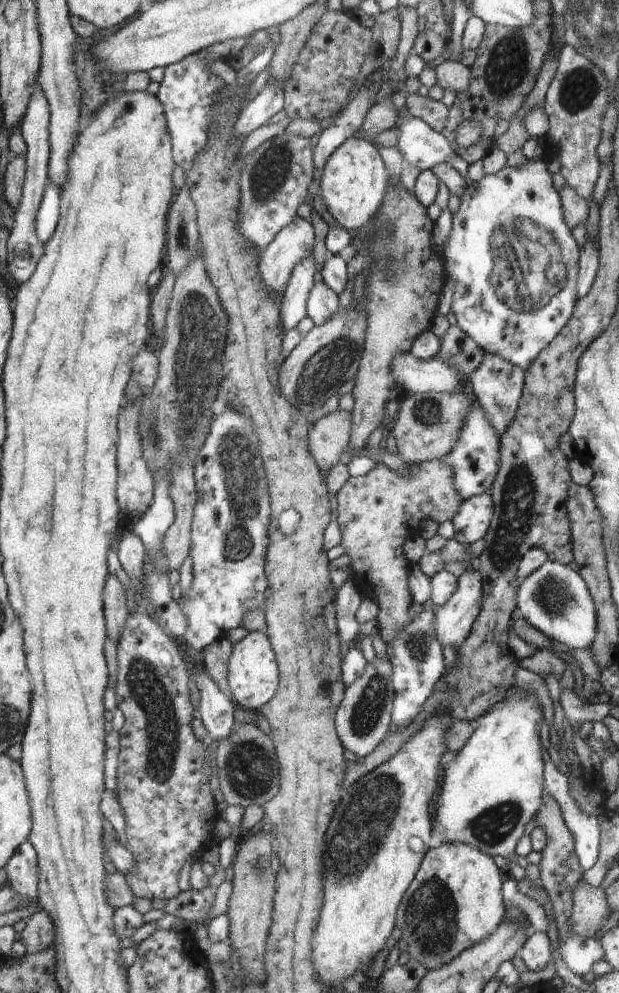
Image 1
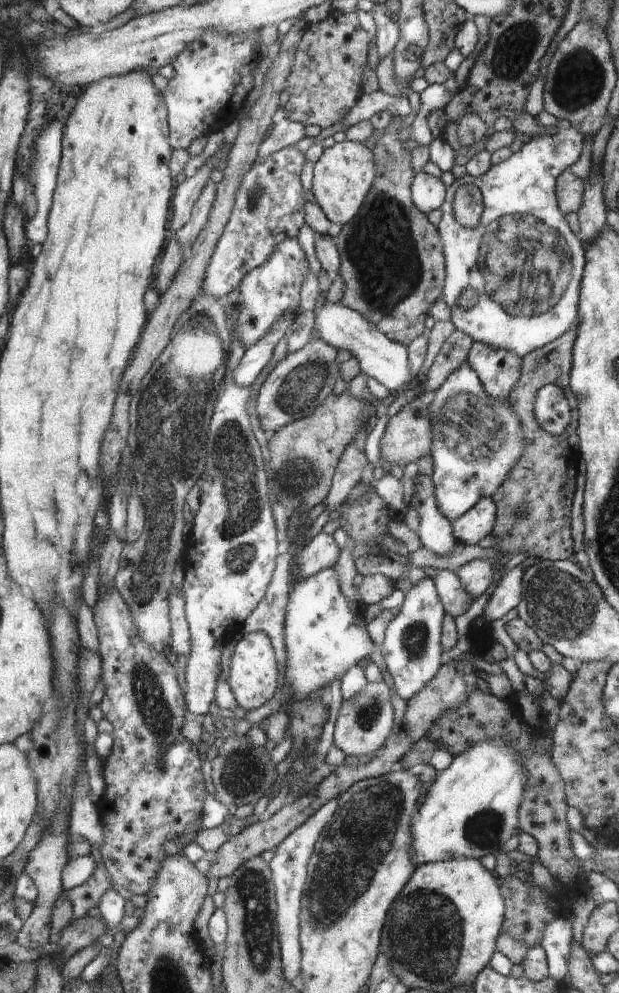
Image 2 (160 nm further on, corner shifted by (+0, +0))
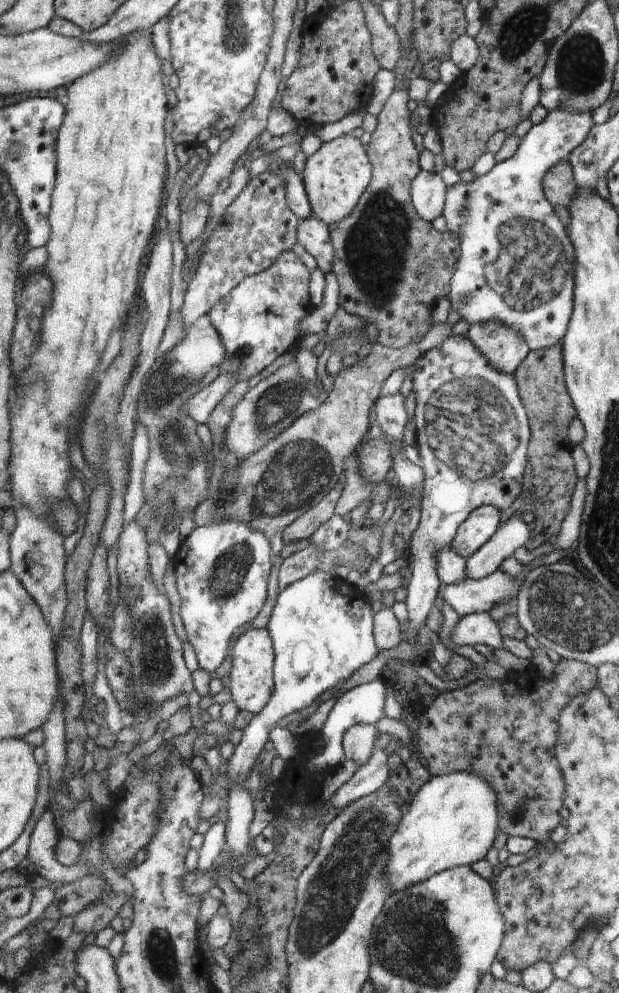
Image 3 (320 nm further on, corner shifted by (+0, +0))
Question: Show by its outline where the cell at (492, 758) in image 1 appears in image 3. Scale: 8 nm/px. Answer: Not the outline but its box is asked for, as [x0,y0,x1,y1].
[389,771,500,894]

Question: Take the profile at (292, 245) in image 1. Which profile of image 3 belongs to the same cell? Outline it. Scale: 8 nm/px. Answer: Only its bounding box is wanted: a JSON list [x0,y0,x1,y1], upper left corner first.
[209,251,311,381]

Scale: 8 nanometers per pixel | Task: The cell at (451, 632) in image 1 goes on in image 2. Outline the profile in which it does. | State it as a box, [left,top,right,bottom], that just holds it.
[456,559,495,600]

